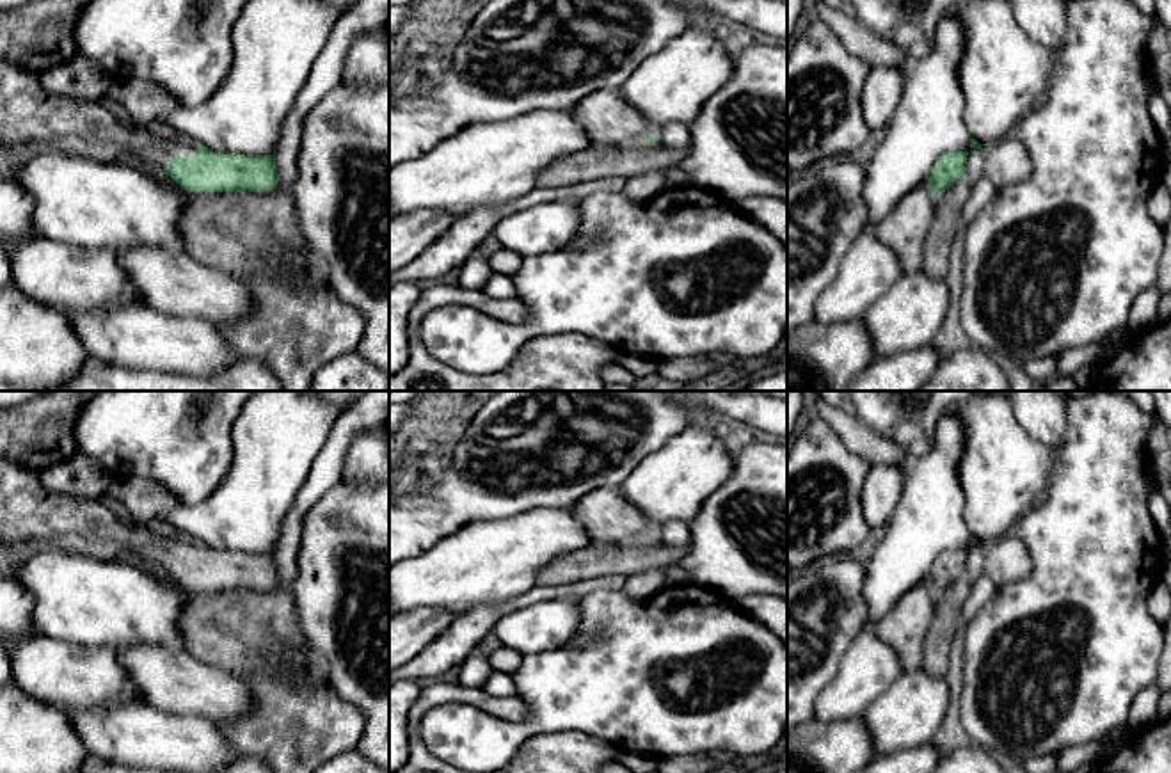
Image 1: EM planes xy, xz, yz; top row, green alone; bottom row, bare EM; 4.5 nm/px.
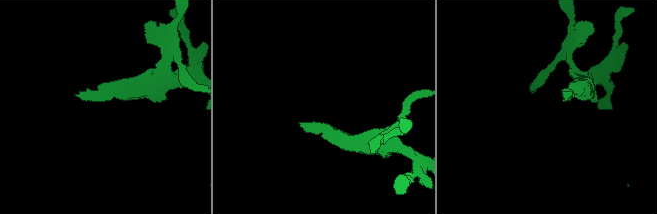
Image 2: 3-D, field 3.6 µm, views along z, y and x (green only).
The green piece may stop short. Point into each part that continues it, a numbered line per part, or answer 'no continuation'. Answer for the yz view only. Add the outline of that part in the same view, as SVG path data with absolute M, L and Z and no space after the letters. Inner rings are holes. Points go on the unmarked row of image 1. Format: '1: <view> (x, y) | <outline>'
1: yz (937, 644) | M965 574L935 595L935 613L922 643L922 668L935 677L945 677L947 673L949 652L970 588L972 579Z

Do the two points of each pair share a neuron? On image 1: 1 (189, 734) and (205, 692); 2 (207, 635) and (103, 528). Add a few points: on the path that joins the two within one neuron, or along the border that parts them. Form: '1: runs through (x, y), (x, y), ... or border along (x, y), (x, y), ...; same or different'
1: border along (153, 708), (199, 717), (217, 727); different
2: runs through (203, 601), (176, 574), (164, 574), (137, 548); same

